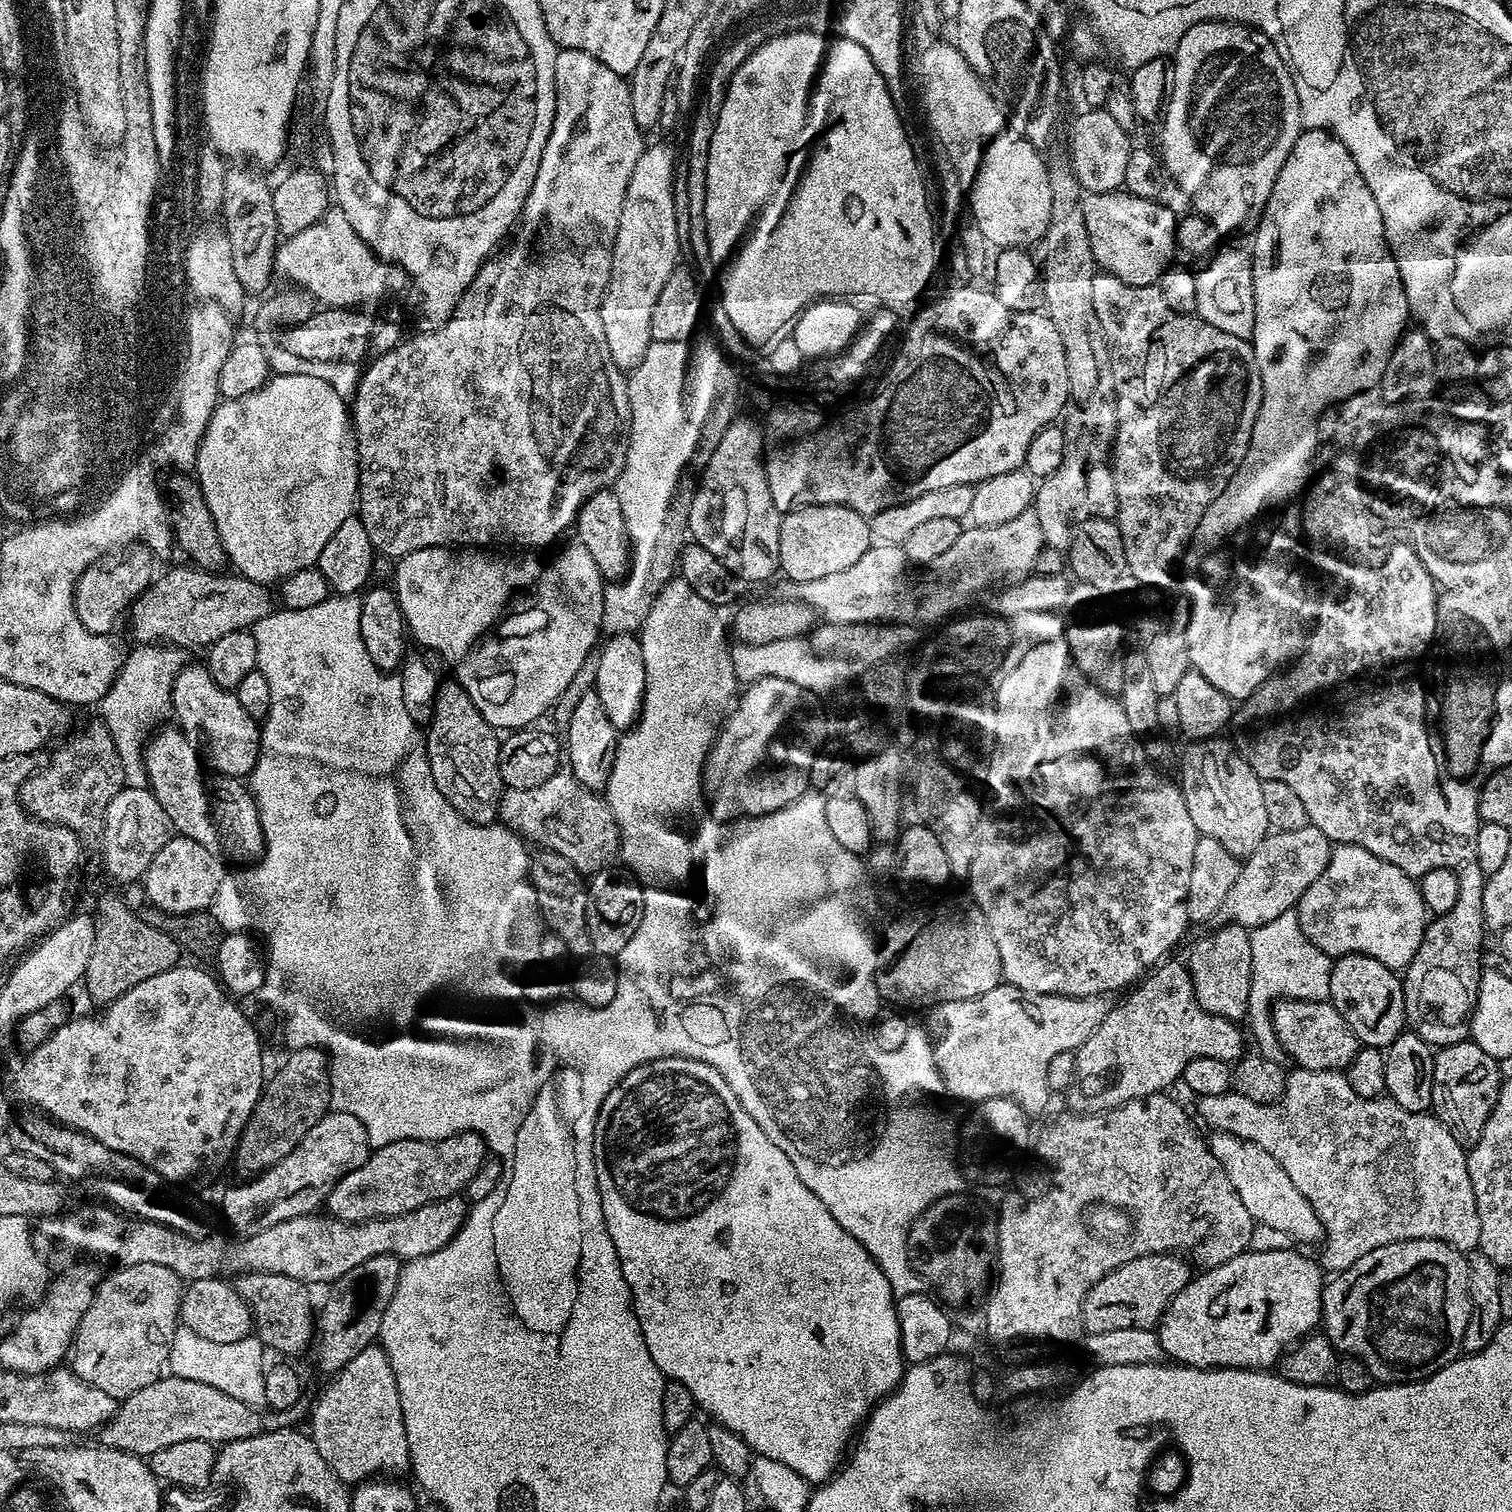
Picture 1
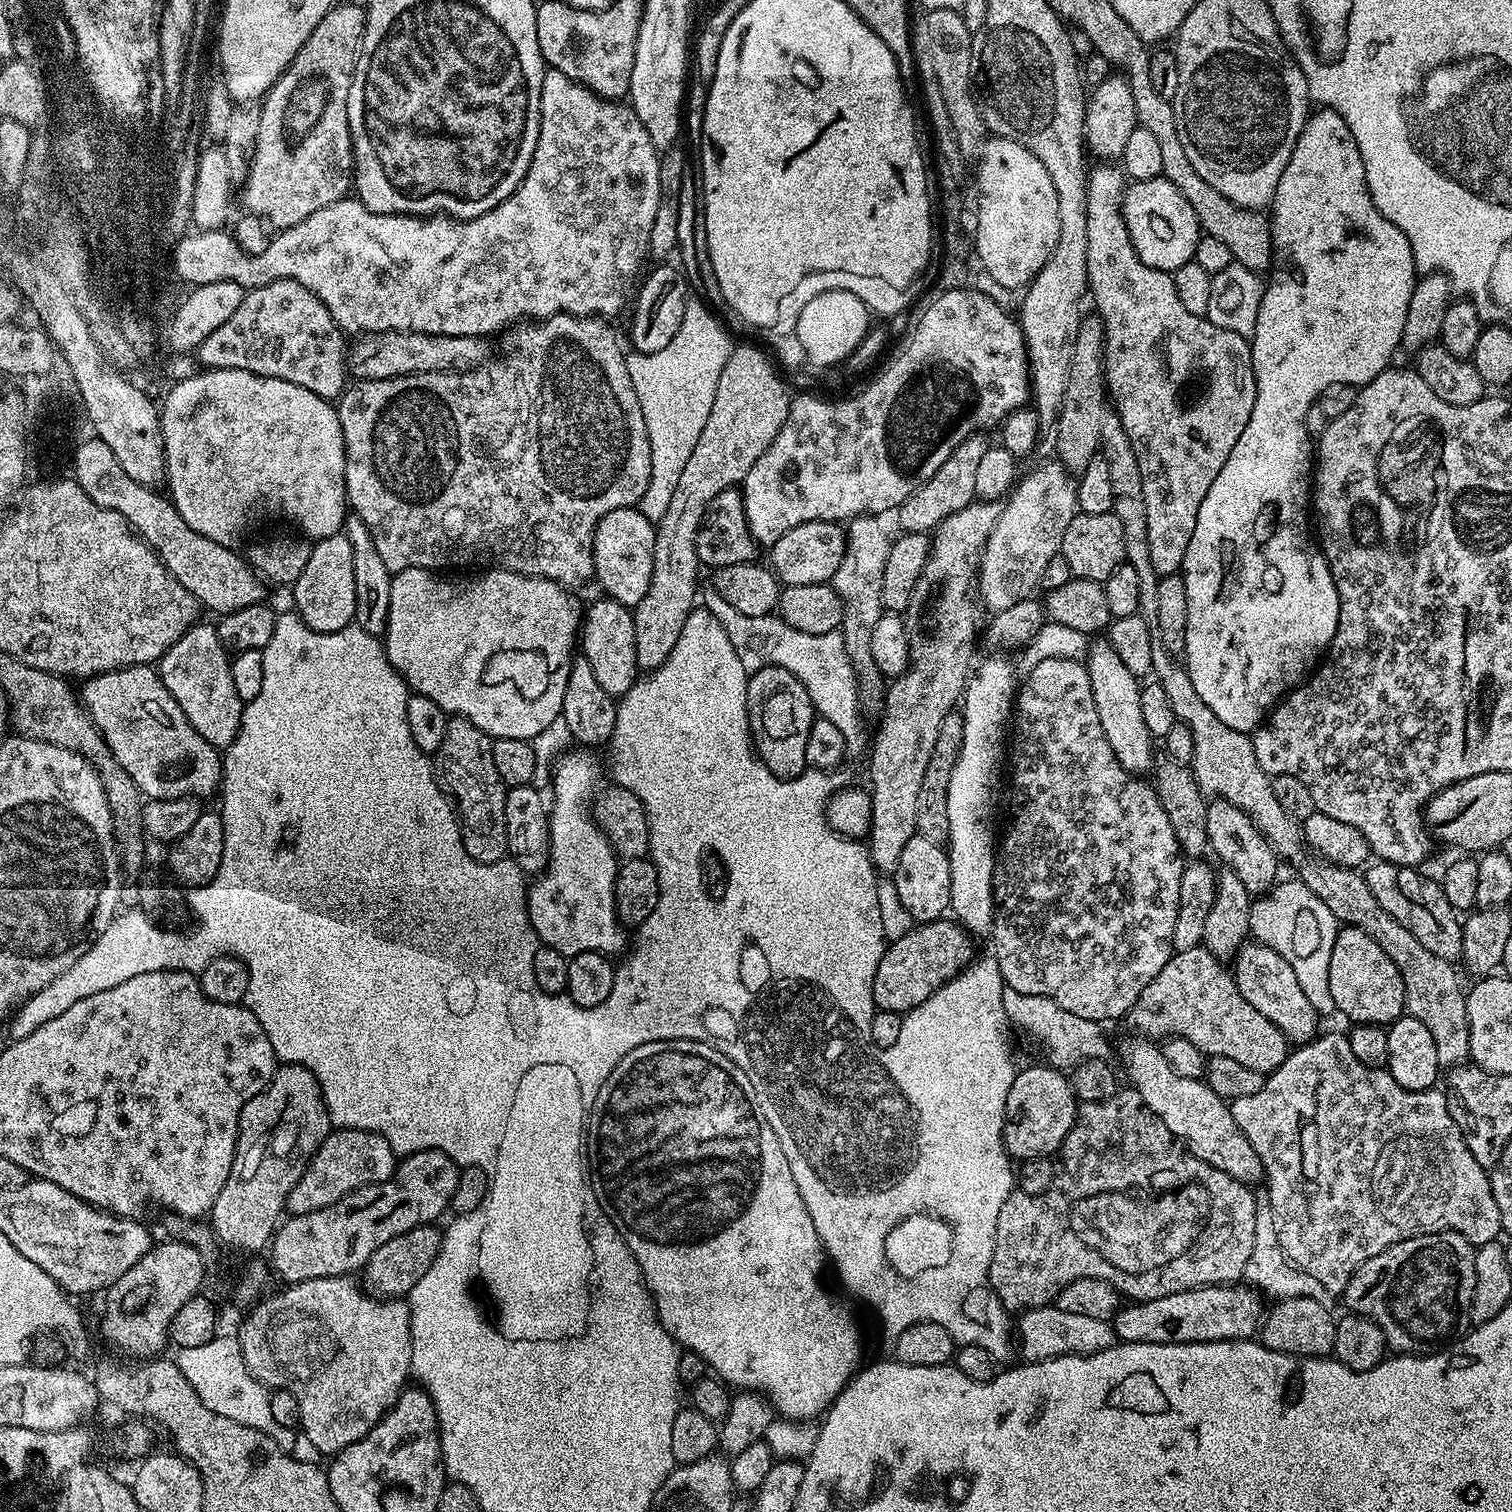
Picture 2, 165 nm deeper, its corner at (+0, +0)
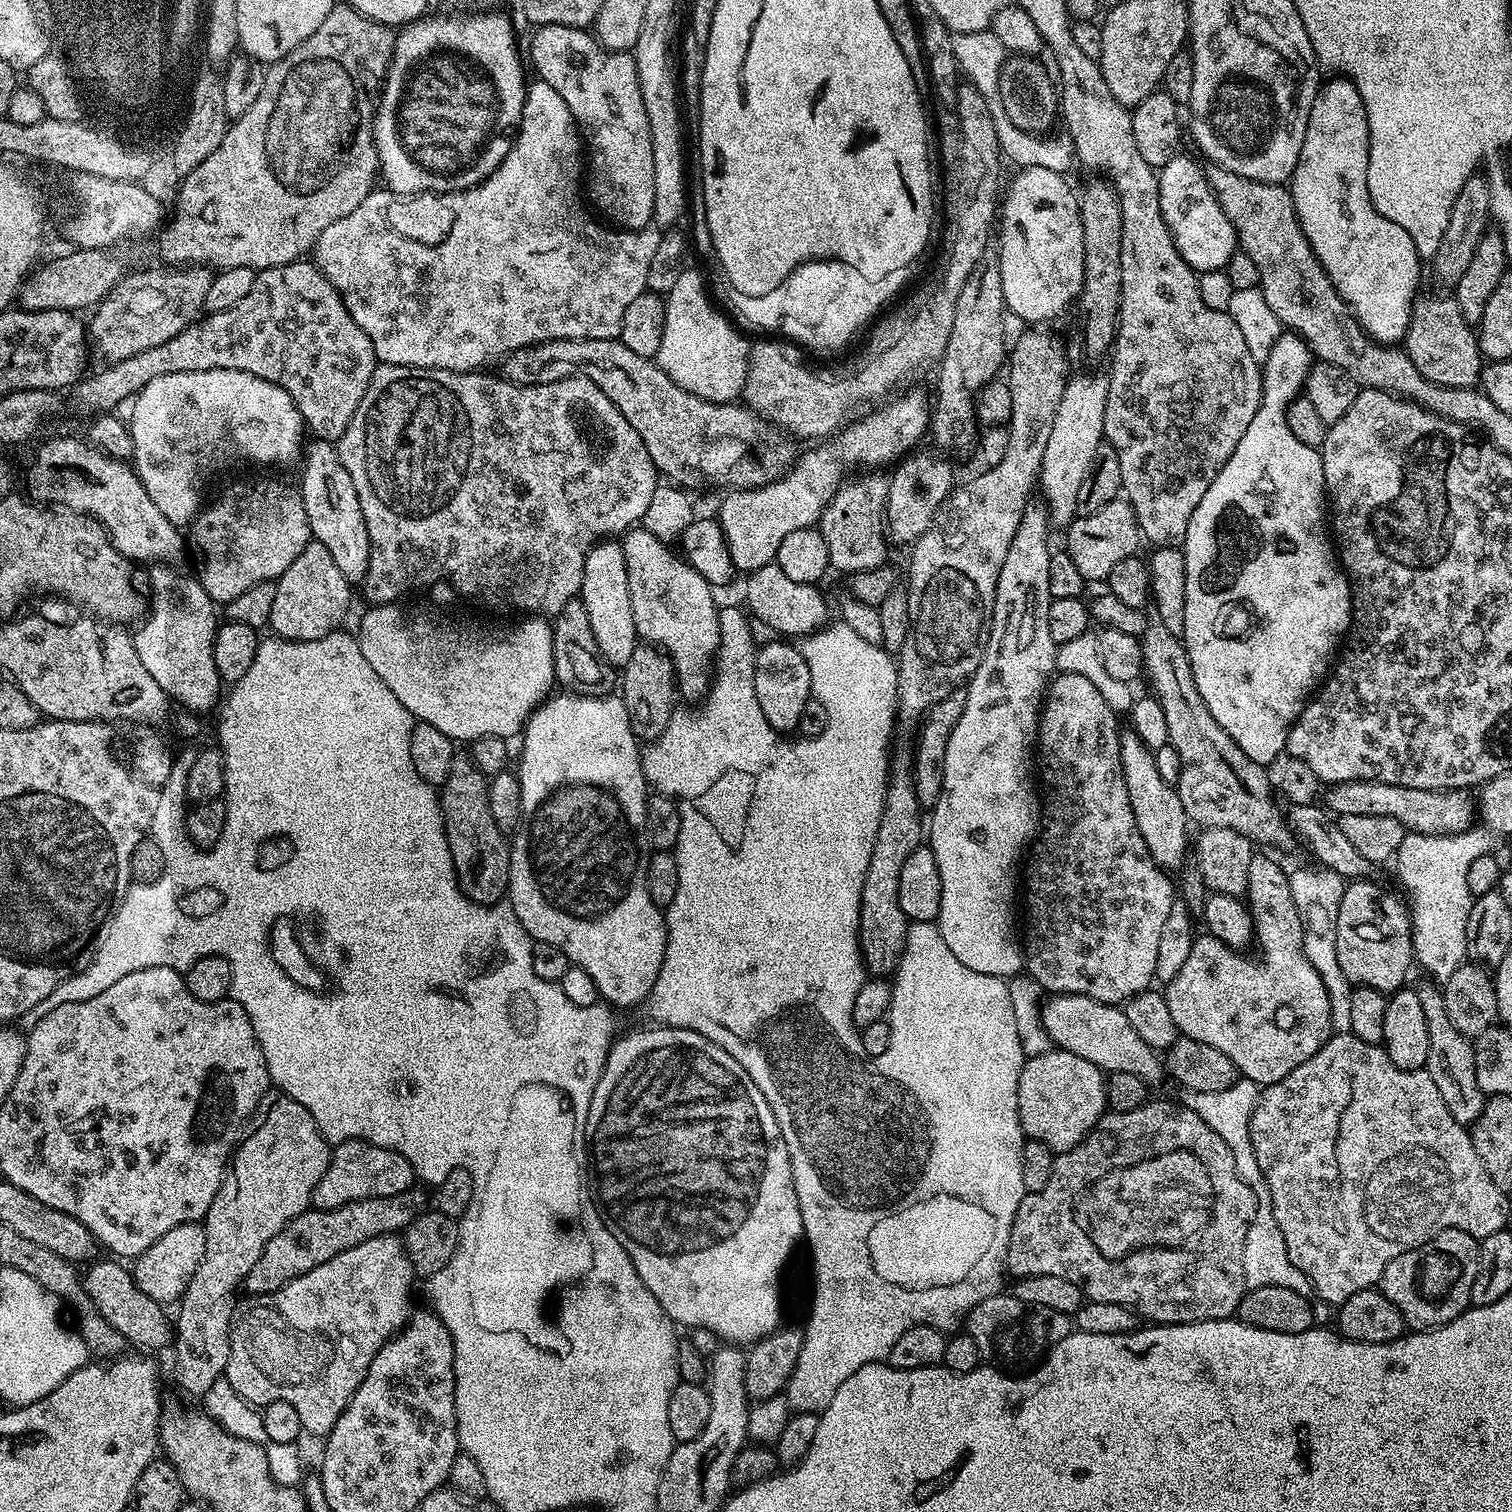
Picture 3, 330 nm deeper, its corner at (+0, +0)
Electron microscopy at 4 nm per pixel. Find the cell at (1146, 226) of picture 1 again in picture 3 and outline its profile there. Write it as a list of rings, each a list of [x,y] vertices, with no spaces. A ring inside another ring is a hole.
[[[1184,155],[1170,158],[1170,162],[1159,169],[1158,202],[1162,206],[1162,218],[1166,218],[1178,254],[1182,254],[1196,273],[1227,269],[1233,252],[1238,248],[1236,231],[1206,178],[1205,165]]]

